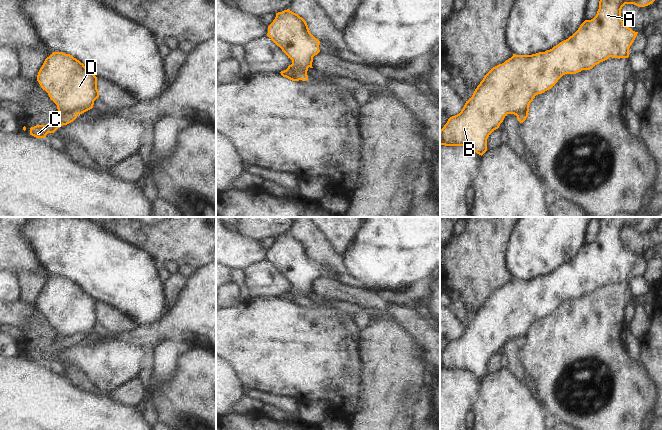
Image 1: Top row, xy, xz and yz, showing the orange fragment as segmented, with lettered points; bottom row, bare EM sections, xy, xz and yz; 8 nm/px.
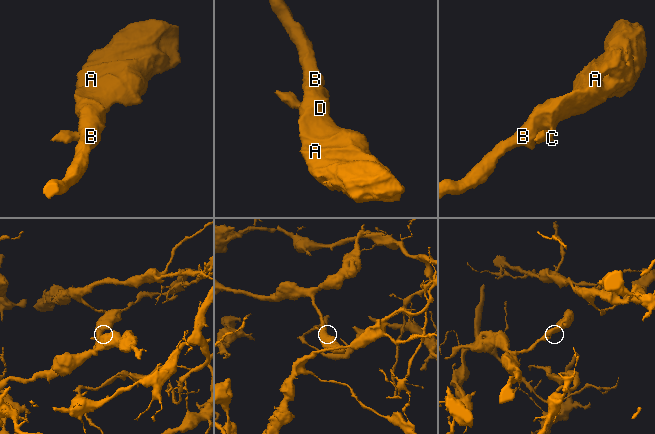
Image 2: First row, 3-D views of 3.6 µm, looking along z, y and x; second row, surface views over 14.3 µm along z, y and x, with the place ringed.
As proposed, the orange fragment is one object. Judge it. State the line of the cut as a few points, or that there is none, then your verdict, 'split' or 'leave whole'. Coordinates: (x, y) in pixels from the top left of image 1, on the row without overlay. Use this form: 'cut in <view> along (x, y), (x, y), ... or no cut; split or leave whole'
cut in xy along (58, 335), (64, 337), (75, 336), (77, 338); split

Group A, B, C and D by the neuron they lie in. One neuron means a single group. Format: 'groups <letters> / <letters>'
groups A B D / C

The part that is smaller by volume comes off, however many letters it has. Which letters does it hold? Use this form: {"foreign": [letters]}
{"foreign": ["C"]}

